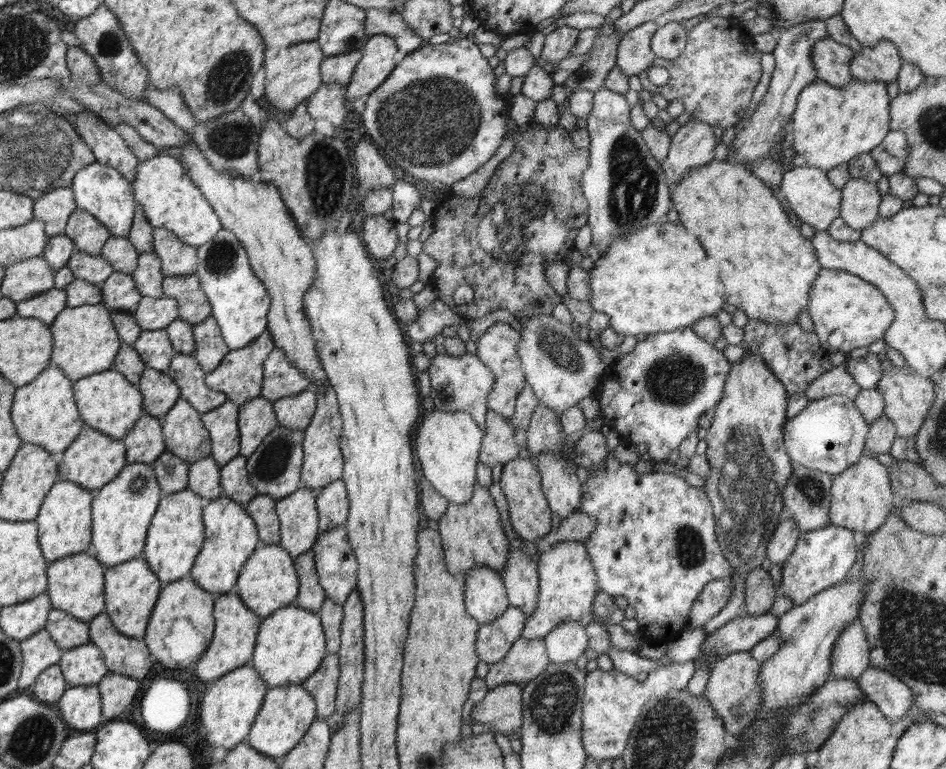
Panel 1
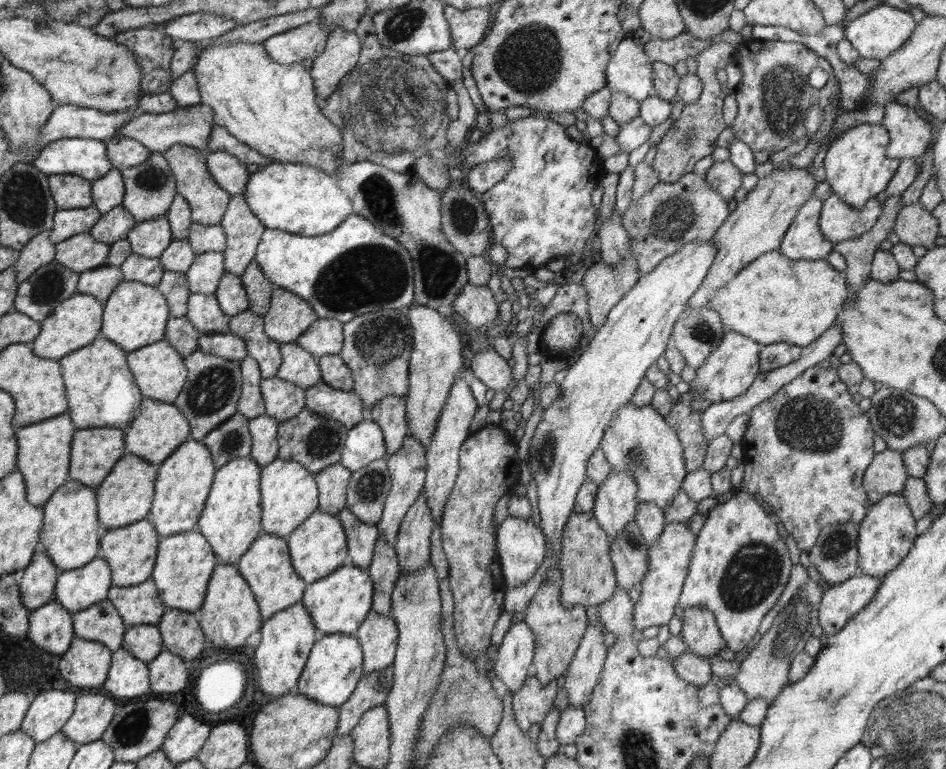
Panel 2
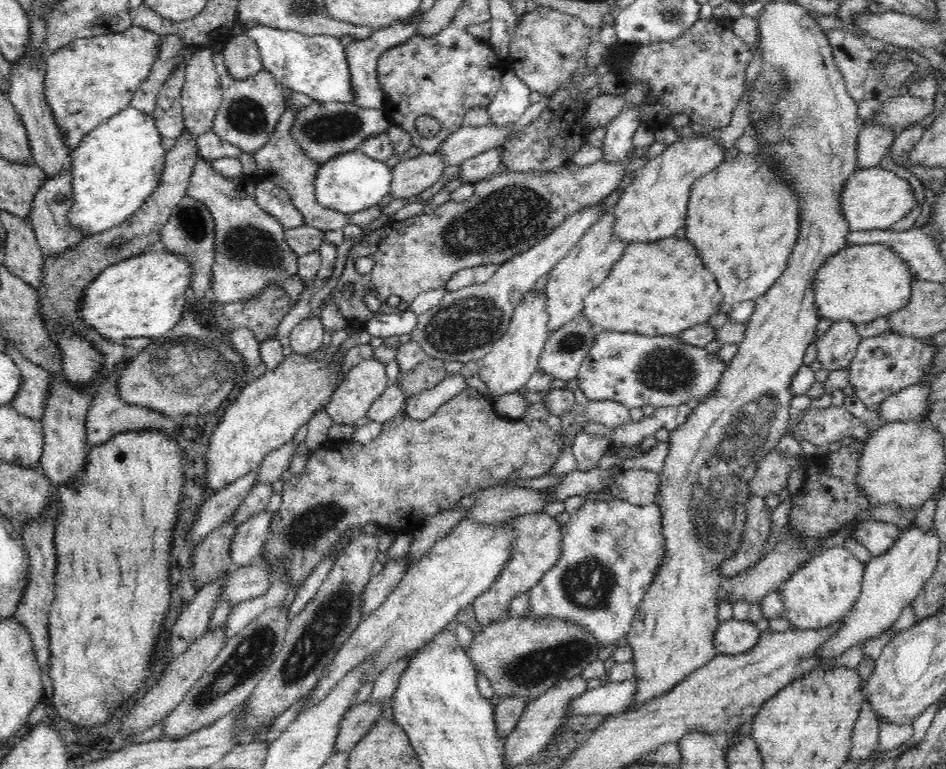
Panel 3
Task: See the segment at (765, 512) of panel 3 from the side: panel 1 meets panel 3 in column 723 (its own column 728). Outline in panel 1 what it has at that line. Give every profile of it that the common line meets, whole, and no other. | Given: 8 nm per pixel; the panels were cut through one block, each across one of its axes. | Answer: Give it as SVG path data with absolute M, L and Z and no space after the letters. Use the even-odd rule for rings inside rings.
M612 453L608 454L606 460L604 460L604 468L598 470L598 472L594 472L594 470L590 471L589 478L582 484L582 502L580 502L580 511L594 517L596 523L598 523L596 530L594 530L582 544L587 548L589 558L594 565L599 590L612 598L617 596L626 597L626 600L630 603L629 606L636 611L635 618L640 624L640 631L643 633L643 636L651 642L669 644L673 640L676 640L682 631L687 630L690 608L693 607L693 603L704 589L704 586L711 581L731 577L731 566L724 559L724 556L720 551L719 542L717 541L715 533L713 508L705 490L703 487L695 487L688 484L684 478L678 474L674 475L666 472L640 473L637 472L632 465L618 462Z

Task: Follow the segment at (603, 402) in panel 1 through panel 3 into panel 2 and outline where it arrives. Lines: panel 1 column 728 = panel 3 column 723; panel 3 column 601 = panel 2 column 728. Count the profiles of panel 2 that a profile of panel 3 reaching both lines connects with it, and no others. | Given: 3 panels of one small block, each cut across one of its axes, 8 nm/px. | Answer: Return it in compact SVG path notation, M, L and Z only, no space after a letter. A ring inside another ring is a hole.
M726 330L721 346L712 352L706 362L696 369L696 378L690 383L690 393L701 394L702 400L708 399L712 403L729 401L744 394L756 376L760 374L760 359L758 358L763 346L746 335Z

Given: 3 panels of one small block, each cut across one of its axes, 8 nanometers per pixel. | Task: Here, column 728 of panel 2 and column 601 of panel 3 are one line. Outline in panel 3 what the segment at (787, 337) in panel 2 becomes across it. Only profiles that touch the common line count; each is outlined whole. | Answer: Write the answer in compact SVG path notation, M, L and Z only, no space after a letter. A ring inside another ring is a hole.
M672 236L649 243L628 244L616 266L612 266L608 278L584 297L581 312L584 318L601 330L634 332L649 337L679 335L683 330L706 323L712 314L716 314L716 296L718 286L704 270L704 264L694 246Z

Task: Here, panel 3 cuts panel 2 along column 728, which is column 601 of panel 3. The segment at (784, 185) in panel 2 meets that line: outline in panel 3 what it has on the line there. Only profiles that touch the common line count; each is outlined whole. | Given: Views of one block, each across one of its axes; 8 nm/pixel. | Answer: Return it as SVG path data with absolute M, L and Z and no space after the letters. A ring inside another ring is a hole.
M613 210L604 212L604 216L588 228L583 237L568 251L568 254L549 272L545 285L549 333L560 329L566 322L582 314L584 297L608 276L612 266L624 254L628 244L612 237L614 222L616 222L615 212Z

